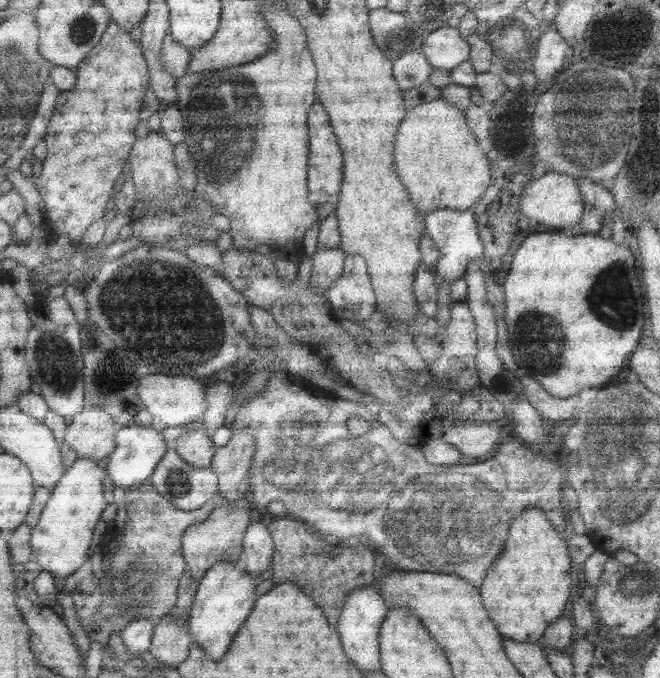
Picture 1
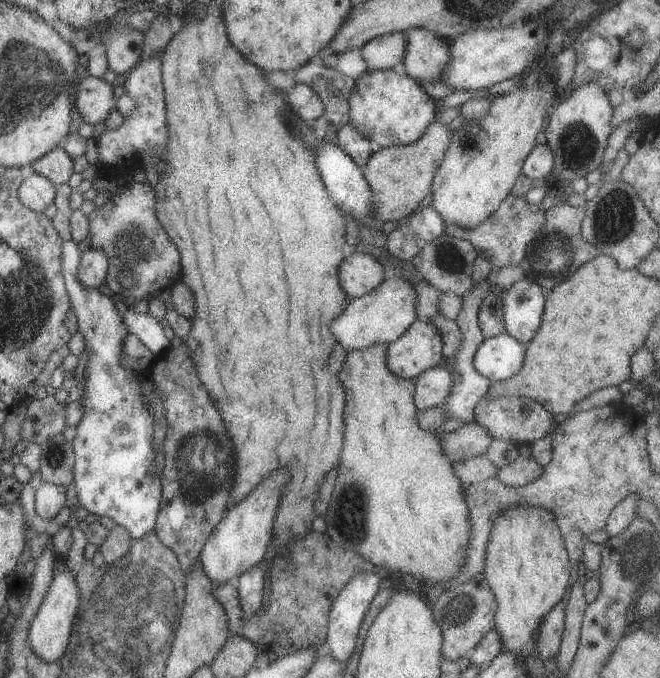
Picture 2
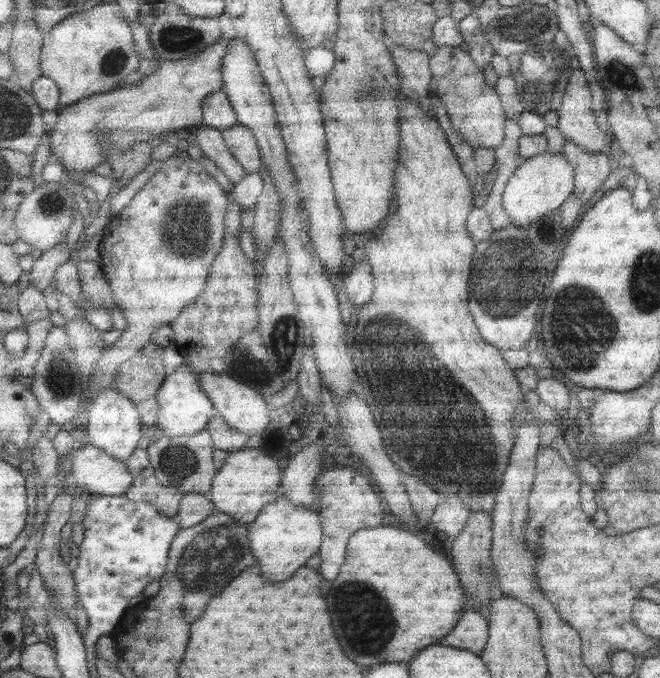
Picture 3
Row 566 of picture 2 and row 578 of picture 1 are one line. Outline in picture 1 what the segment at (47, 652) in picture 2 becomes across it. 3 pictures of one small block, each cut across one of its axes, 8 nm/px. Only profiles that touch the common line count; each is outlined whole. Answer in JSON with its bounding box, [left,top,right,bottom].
[31,460,107,584]

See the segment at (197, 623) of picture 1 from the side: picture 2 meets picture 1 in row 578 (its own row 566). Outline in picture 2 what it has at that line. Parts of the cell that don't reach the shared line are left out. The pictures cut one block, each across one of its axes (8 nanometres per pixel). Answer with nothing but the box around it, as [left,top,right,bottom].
[199,470,287,586]

